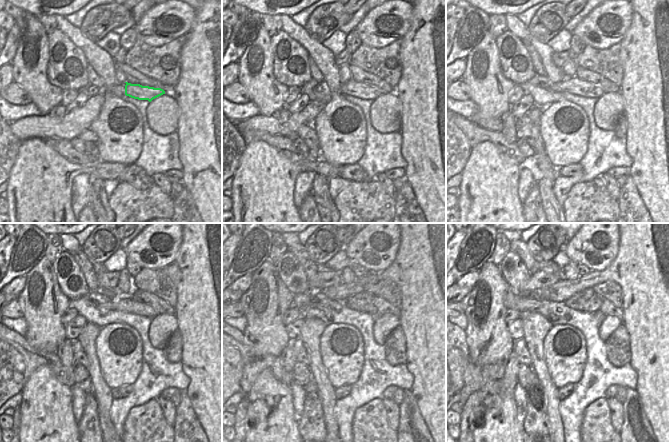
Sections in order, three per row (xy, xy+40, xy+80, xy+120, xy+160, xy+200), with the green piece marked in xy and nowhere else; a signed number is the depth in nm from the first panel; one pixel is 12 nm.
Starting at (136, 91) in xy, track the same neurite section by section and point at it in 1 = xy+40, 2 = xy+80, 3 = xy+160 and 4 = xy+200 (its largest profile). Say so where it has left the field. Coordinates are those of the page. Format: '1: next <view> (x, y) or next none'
1: next xy+40 (359, 90)
2: next xy+80 (572, 84)
3: next xy+160 (326, 305)
4: next xy+200 (520, 301)

